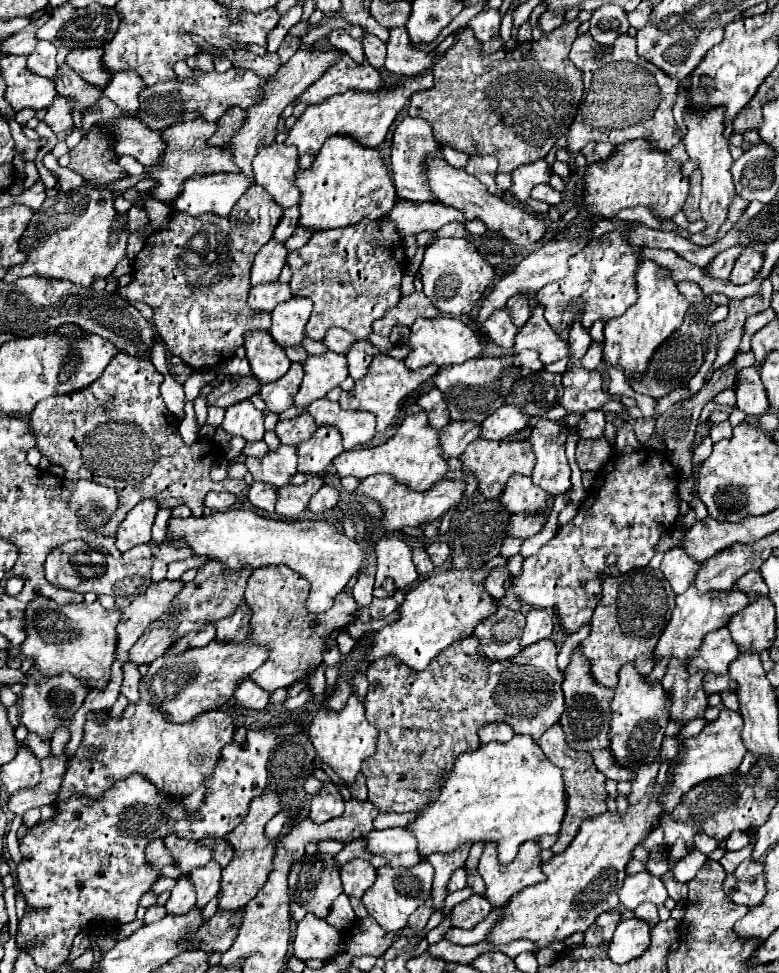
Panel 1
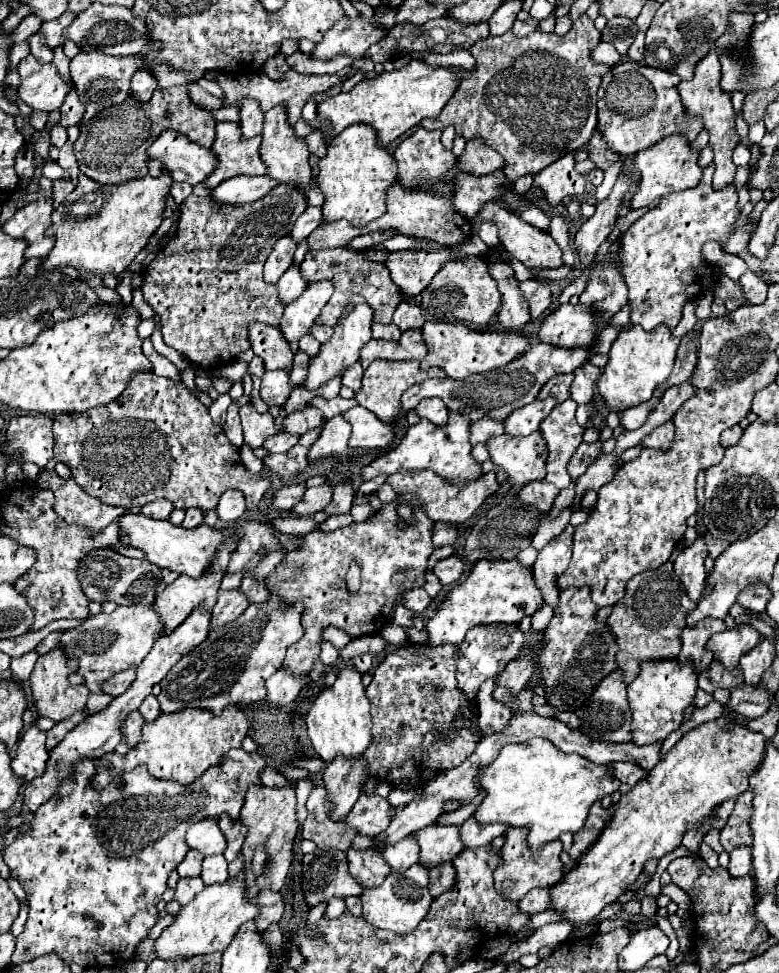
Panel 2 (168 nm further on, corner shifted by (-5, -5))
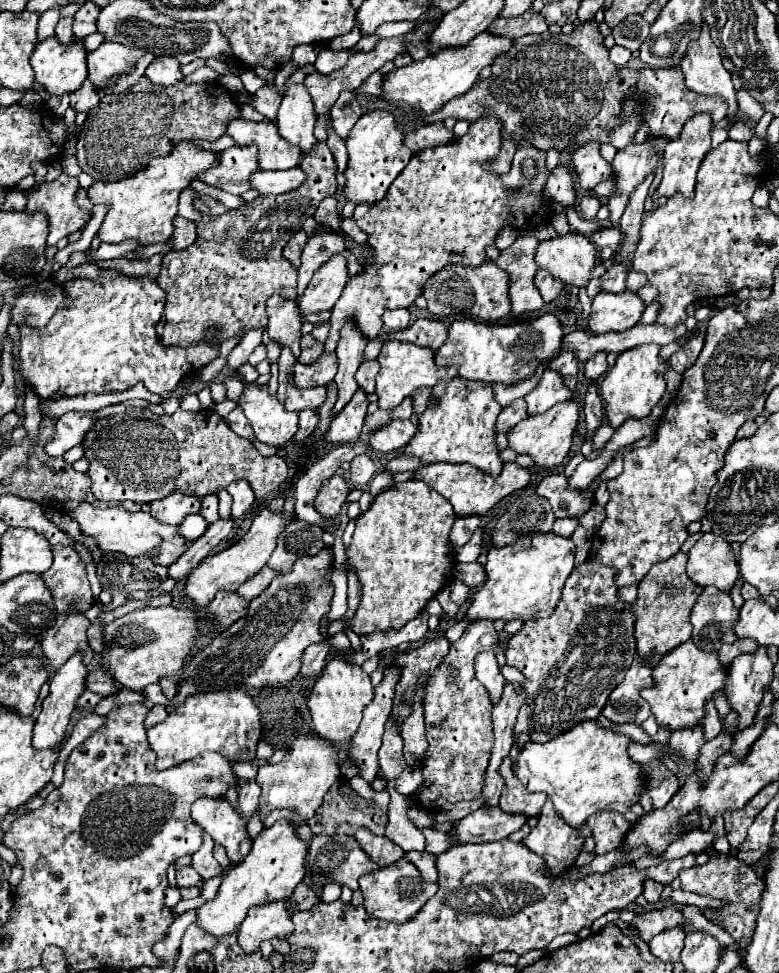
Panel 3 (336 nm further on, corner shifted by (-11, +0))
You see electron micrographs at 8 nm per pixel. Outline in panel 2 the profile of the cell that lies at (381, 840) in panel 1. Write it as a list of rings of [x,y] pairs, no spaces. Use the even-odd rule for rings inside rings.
[[[429,826],[429,828],[421,828],[417,832],[411,834],[419,846],[419,864],[427,866],[429,864],[445,864],[451,862],[453,856],[457,856],[463,846],[459,840],[459,826]]]

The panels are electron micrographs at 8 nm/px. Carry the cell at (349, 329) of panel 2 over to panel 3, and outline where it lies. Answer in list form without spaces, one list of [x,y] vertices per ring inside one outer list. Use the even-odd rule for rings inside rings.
[[[477,119],[463,137],[415,153],[379,203],[361,203],[355,207],[353,219],[369,237],[365,245],[371,249],[371,257],[365,259],[361,273],[349,277],[341,299],[331,311],[331,333],[325,341],[325,351],[335,351],[339,329],[347,317],[355,319],[363,335],[375,339],[381,333],[383,311],[387,307],[399,309],[413,305],[423,293],[427,279],[445,265],[453,265],[451,255],[463,257],[459,265],[479,267],[487,259],[487,247],[495,245],[503,227],[533,231],[551,219],[551,205],[543,197],[549,177],[545,151],[519,141],[509,175],[499,177],[485,171],[483,163],[499,153],[501,143],[503,127],[499,119]],[[525,157],[537,161],[539,173],[533,181],[527,181],[521,173],[521,161]]]

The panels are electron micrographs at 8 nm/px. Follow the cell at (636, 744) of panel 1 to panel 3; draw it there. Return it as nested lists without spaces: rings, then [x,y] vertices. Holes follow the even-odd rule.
[[[687,641],[661,659],[661,663],[653,669],[653,679],[655,685],[651,689],[643,689],[641,697],[651,705],[651,713],[657,723],[675,731],[677,727],[695,727],[695,723],[701,723],[705,717],[705,703],[715,691],[725,689],[727,667],[719,661],[715,651],[697,649],[693,641]]]

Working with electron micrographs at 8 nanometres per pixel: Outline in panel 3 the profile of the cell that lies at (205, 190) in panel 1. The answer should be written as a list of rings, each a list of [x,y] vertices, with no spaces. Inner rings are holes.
[[[293,167],[291,171],[257,171],[251,177],[253,189],[257,189],[261,195],[281,195],[303,185],[303,181],[305,175],[299,167]]]

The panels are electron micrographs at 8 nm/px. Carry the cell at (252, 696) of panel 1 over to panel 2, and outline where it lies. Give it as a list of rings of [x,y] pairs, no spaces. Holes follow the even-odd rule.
[[[279,670],[277,674],[273,674],[267,682],[265,682],[265,690],[267,690],[267,700],[275,706],[285,706],[289,702],[293,702],[299,694],[299,690],[309,684],[309,678],[293,678],[289,672]]]

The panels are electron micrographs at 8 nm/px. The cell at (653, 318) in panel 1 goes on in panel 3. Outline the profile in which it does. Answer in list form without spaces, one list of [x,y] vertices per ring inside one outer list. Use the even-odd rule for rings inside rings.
[[[647,345],[647,347],[635,347],[631,351],[625,351],[617,357],[615,367],[603,377],[601,381],[601,399],[605,409],[605,421],[617,429],[627,419],[645,419],[649,417],[651,409],[659,403],[659,399],[665,393],[665,371],[669,365],[659,359],[659,347]]]

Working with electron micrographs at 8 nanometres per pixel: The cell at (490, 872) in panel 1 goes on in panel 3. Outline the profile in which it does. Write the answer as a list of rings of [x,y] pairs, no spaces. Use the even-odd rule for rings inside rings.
[[[547,799],[539,813],[537,827],[531,829],[523,843],[533,853],[541,855],[553,873],[559,873],[575,861],[585,839],[579,837],[575,827],[563,823],[563,817],[555,811],[551,799]]]

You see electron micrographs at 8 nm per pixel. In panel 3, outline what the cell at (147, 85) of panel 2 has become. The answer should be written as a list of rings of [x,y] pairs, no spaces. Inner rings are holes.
[[[157,57],[155,63],[151,63],[145,71],[145,77],[157,85],[175,85],[179,81],[183,81],[183,73],[181,73],[181,65],[177,59],[171,57]]]

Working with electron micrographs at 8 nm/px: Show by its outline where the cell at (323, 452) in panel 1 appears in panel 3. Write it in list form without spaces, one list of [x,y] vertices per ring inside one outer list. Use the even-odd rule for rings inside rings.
[[[359,387],[357,393],[353,395],[353,399],[331,421],[329,431],[327,431],[327,439],[331,443],[353,443],[355,439],[359,439],[363,419],[367,415],[367,405],[369,405],[367,393],[365,393],[365,389]]]

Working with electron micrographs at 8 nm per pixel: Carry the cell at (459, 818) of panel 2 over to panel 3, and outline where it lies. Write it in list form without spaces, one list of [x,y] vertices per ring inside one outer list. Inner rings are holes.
[[[509,756],[503,760],[499,773],[503,777],[506,775],[506,779],[510,782],[509,785],[514,785],[514,789],[511,789],[511,791],[503,789],[503,795],[499,799],[499,807],[507,813],[537,815],[541,811],[545,799],[547,799],[547,793],[543,793],[543,791],[541,793],[531,793],[531,791],[528,791],[519,779],[516,776],[514,777]]]

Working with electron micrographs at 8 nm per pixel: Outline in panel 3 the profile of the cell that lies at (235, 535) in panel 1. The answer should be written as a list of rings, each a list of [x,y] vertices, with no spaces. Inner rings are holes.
[[[79,503],[75,509],[71,509],[71,513],[67,513],[71,519],[75,519],[79,523],[79,529],[83,535],[93,537],[97,547],[101,549],[101,553],[109,555],[109,553],[121,553],[125,557],[139,557],[145,555],[149,549],[153,547],[161,547],[161,553],[157,557],[151,557],[155,563],[169,567],[171,563],[175,563],[181,553],[185,551],[185,539],[177,533],[179,527],[175,525],[163,525],[159,521],[155,521],[149,513],[139,511],[139,513],[129,513],[125,511],[121,505],[117,507],[93,507],[91,503]]]

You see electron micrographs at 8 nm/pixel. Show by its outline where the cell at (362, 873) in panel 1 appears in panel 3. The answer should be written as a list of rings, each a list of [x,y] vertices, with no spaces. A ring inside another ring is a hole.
[[[361,827],[357,833],[355,833],[355,839],[359,841],[361,849],[375,861],[379,863],[379,867],[387,867],[395,861],[399,861],[403,857],[403,849],[393,843],[389,837],[381,837],[381,835],[375,835],[371,831],[367,831],[365,827]]]

